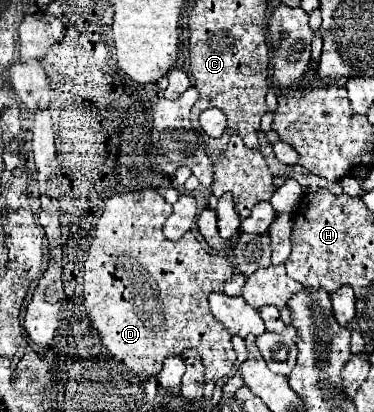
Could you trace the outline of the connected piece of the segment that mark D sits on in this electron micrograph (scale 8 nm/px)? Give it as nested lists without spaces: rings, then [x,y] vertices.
[[[144,188],[142,192],[124,192],[124,196],[112,196],[112,200],[108,200],[108,204],[104,204],[104,214],[94,214],[94,218],[66,218],[66,232],[74,232],[74,250],[76,250],[76,292],[68,292],[68,302],[70,302],[70,342],[76,348],[102,348],[104,358],[112,360],[112,362],[120,362],[120,366],[128,366],[132,376],[136,376],[136,380],[140,380],[142,388],[146,388],[146,382],[150,378],[158,378],[164,360],[170,354],[180,354],[188,348],[196,348],[198,354],[202,356],[202,362],[206,362],[206,376],[204,382],[212,382],[222,378],[224,374],[230,374],[232,366],[234,366],[234,350],[230,344],[230,334],[222,328],[222,324],[216,324],[216,320],[210,316],[210,308],[208,308],[208,296],[210,292],[224,292],[224,282],[230,280],[234,276],[234,266],[230,264],[230,260],[226,256],[218,256],[218,254],[208,254],[204,250],[204,246],[198,240],[180,240],[180,242],[168,242],[162,234],[162,224],[166,222],[166,218],[172,214],[172,206],[164,200],[164,196],[160,194],[160,190],[156,188]]]

